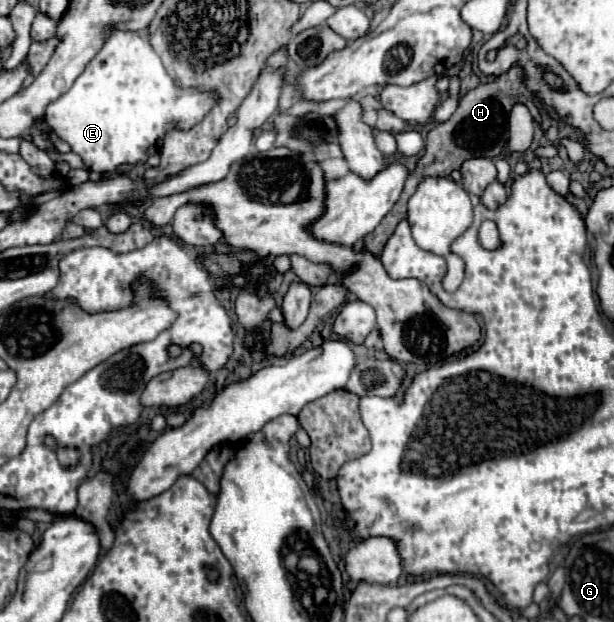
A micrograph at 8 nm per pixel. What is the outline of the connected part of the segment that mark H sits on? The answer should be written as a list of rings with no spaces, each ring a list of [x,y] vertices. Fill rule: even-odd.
[[[515,67],[511,71],[507,71],[505,75],[501,75],[499,79],[495,79],[491,85],[489,83],[479,85],[479,87],[471,89],[465,97],[461,97],[455,113],[451,115],[451,119],[435,125],[427,133],[425,155],[417,161],[415,169],[409,173],[409,179],[405,181],[405,187],[403,187],[403,193],[401,193],[399,201],[385,215],[385,219],[377,225],[377,229],[371,231],[369,235],[365,235],[363,249],[377,255],[377,257],[381,255],[381,251],[383,251],[387,239],[393,235],[397,223],[407,219],[407,201],[413,195],[413,191],[417,189],[417,185],[421,183],[421,179],[425,179],[425,177],[449,177],[451,171],[459,169],[461,163],[465,159],[471,159],[471,157],[489,157],[489,159],[499,157],[499,153],[505,147],[503,141],[507,141],[509,111],[515,103],[525,103],[529,109],[537,111],[537,101],[531,97],[527,87],[523,85],[521,71],[517,71]]]

